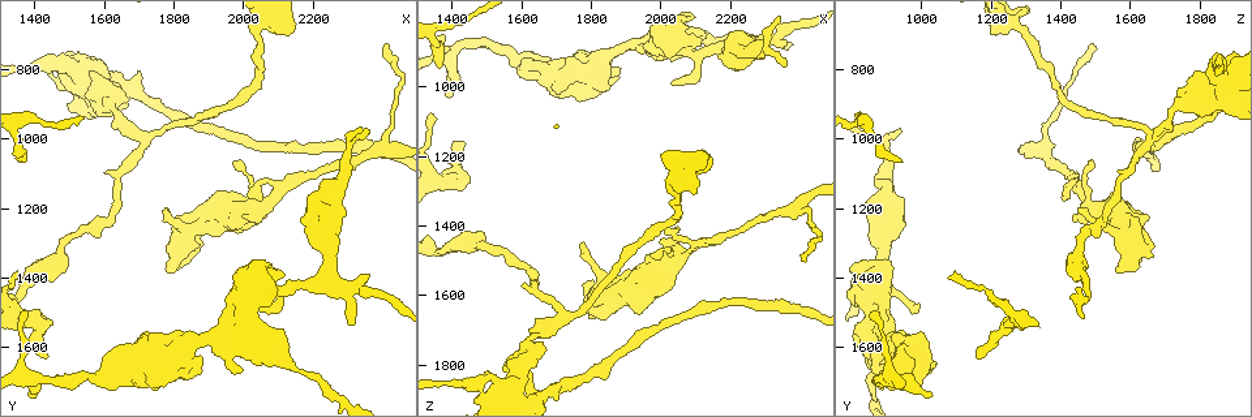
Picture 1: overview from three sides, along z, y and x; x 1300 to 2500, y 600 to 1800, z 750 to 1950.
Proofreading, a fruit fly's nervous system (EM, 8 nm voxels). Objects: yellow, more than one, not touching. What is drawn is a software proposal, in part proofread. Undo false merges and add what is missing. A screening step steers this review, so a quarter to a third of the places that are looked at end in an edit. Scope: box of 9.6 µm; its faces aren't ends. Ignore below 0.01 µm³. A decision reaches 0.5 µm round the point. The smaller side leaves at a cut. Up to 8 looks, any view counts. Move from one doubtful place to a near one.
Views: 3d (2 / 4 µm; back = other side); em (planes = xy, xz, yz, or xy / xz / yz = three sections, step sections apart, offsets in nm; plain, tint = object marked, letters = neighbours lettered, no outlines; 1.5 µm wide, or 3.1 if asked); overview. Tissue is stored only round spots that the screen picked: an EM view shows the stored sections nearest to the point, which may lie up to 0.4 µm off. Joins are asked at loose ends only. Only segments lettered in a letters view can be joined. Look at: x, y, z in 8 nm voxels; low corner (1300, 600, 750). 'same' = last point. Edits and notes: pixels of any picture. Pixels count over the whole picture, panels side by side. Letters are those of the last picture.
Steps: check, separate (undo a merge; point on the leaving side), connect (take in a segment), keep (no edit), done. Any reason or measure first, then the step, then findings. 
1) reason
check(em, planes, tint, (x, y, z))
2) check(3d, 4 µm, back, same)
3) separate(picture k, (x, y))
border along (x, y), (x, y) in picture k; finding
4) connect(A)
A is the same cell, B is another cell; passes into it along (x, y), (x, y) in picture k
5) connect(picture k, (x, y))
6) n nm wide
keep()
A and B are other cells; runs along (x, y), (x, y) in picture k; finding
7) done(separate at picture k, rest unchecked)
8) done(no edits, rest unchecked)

check(3d, 4 µm, (2370, 1030, 1360))

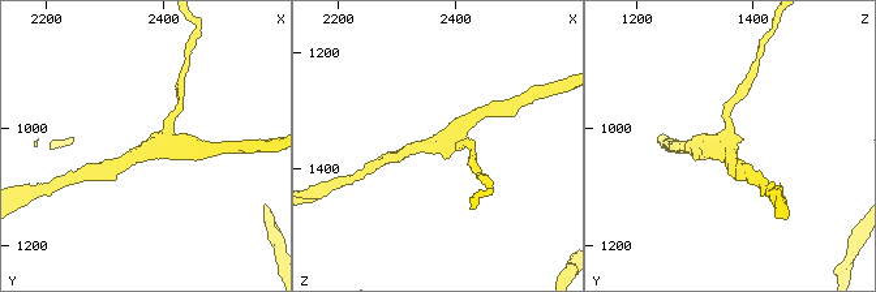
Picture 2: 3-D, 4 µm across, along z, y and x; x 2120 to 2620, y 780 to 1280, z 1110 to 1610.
3 arms
check(em, planes, plain, (2380, 1030, 1350))

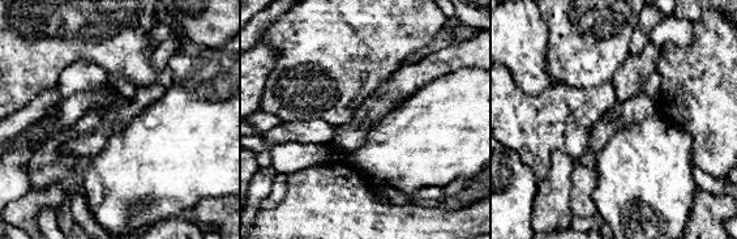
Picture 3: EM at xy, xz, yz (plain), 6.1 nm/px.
check(em, planes, letters, same)

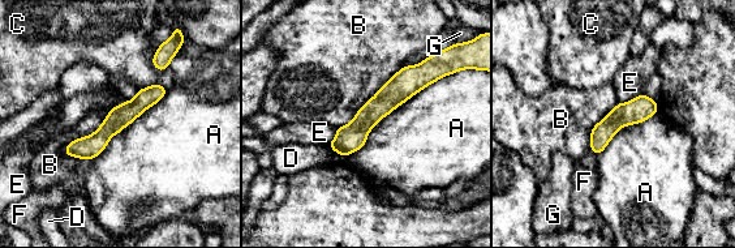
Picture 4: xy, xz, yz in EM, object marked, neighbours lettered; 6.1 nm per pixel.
A touches over 800 nm
keep()
A, B, C, D, E, F and G are other cells; runs along (426, 73), (334, 145) in picture 4; one neuron here

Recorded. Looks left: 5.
branch stops here
check(em, xz, step 8, tint, (2410, 730, 1490))

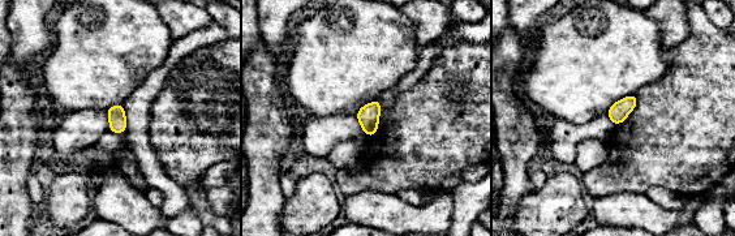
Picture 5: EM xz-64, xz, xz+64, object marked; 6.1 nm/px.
check(em, planes, letters, same)

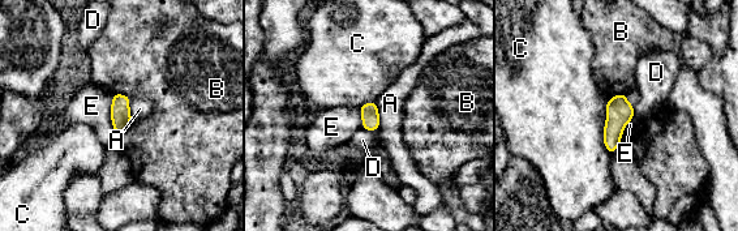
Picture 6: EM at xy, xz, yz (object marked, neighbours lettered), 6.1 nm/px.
110 nm wide
keep()
A, B, C, D and E are other cells; border along (112, 94), (125, 94), (131, 98) in picture 6; no lettered segment goes on from it

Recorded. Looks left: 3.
tapers out
check(em, planes, letters, (2360, 980, 940))

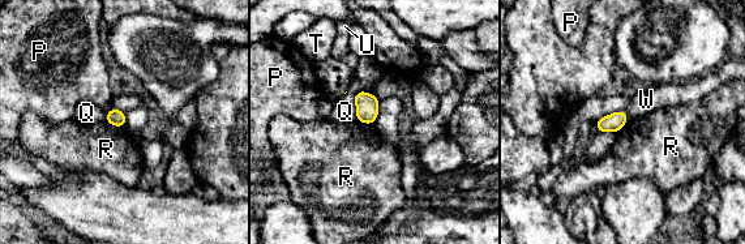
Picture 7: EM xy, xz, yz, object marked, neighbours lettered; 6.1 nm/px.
keep()
P, Q, R, T, U and W are other cells; border along (106, 120), (114, 125), (124, 127) in picture 7; none of them fits

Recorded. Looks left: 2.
done(no edits, rest unchecked)

